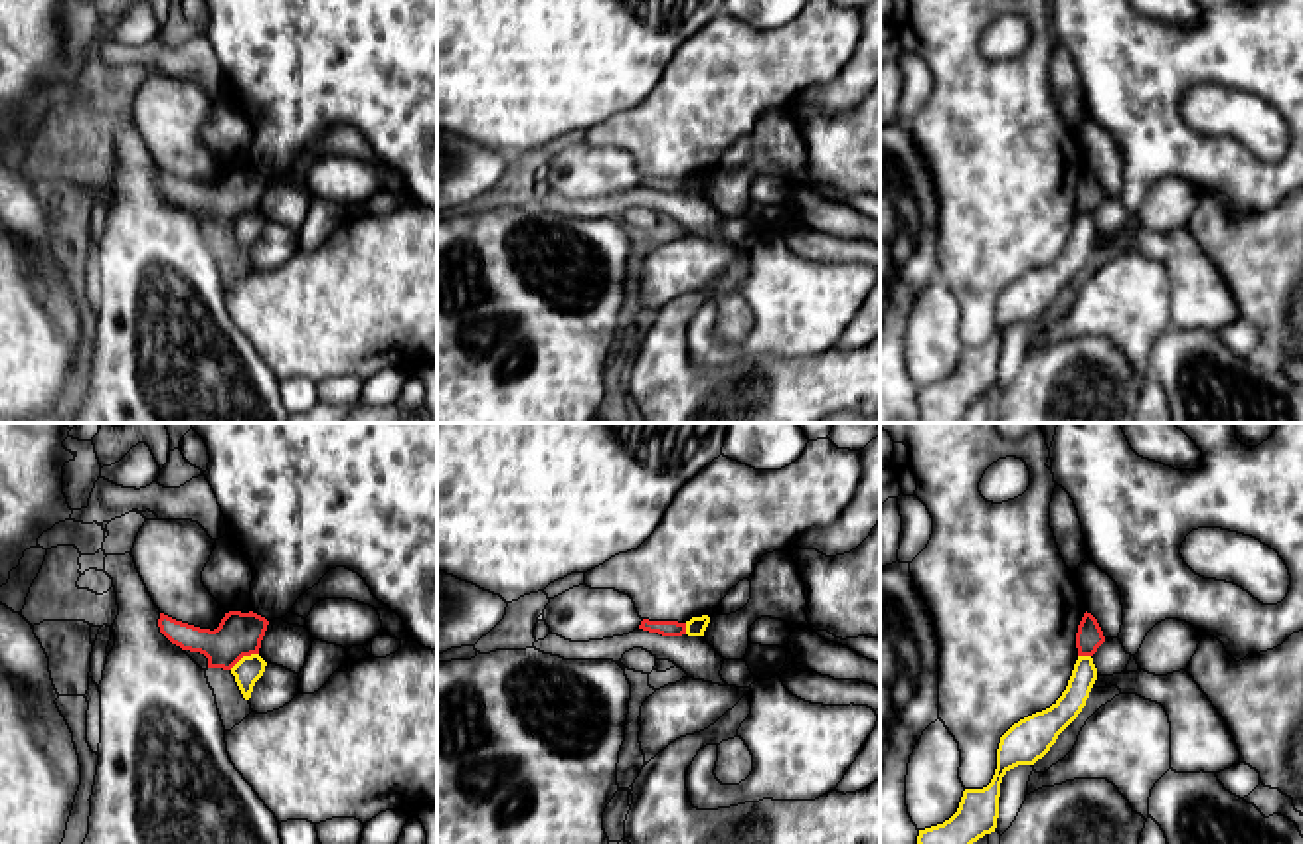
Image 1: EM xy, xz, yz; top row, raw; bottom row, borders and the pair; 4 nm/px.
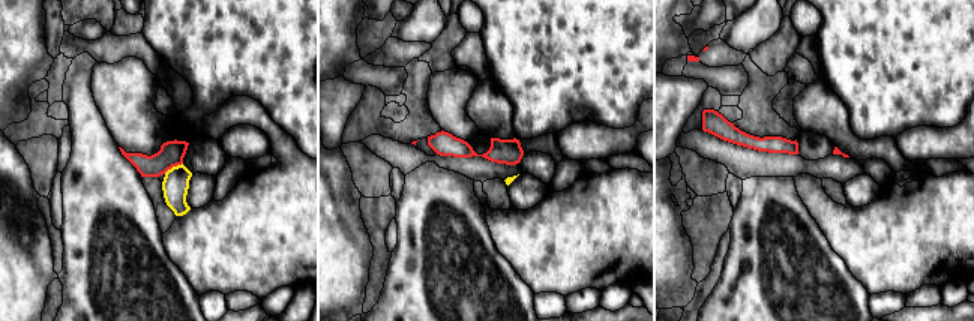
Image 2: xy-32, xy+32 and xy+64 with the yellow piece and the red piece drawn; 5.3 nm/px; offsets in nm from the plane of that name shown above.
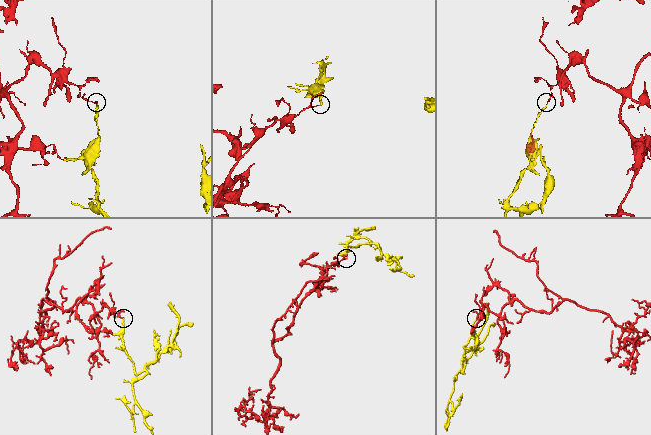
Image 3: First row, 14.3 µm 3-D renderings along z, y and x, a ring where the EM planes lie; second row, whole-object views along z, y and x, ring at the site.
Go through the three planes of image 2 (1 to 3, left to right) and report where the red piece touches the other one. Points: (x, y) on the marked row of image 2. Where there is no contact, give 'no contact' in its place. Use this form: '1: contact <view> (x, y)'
1: contact xy-32 (173, 167)
2: no contact
3: no contact

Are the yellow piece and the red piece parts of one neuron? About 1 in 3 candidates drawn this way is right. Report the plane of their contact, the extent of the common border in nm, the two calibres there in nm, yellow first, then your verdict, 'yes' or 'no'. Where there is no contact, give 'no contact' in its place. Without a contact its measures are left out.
xy | 140 nm | 110/180 nm | no

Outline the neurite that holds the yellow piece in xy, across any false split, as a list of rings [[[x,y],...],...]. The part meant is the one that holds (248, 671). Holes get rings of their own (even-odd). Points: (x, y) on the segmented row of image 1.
[[[259,654],[243,656],[233,668],[231,674],[245,700],[251,698],[255,682],[263,676],[267,662]]]

